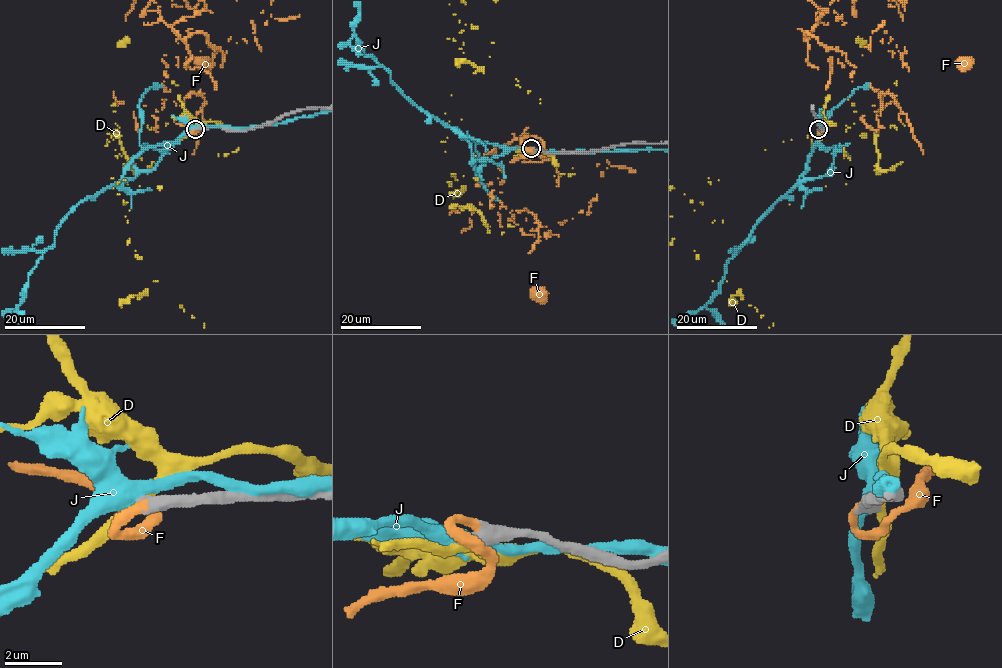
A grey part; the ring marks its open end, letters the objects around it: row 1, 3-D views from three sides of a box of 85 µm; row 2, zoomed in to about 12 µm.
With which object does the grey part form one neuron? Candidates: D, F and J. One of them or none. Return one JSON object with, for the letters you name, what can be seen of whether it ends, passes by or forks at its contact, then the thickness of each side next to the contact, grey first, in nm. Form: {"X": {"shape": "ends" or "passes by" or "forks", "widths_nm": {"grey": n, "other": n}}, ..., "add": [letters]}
{"F": {"shape": "ends", "widths_nm": {"grey": 550, "other": 340}}, "add": ["F"]}

